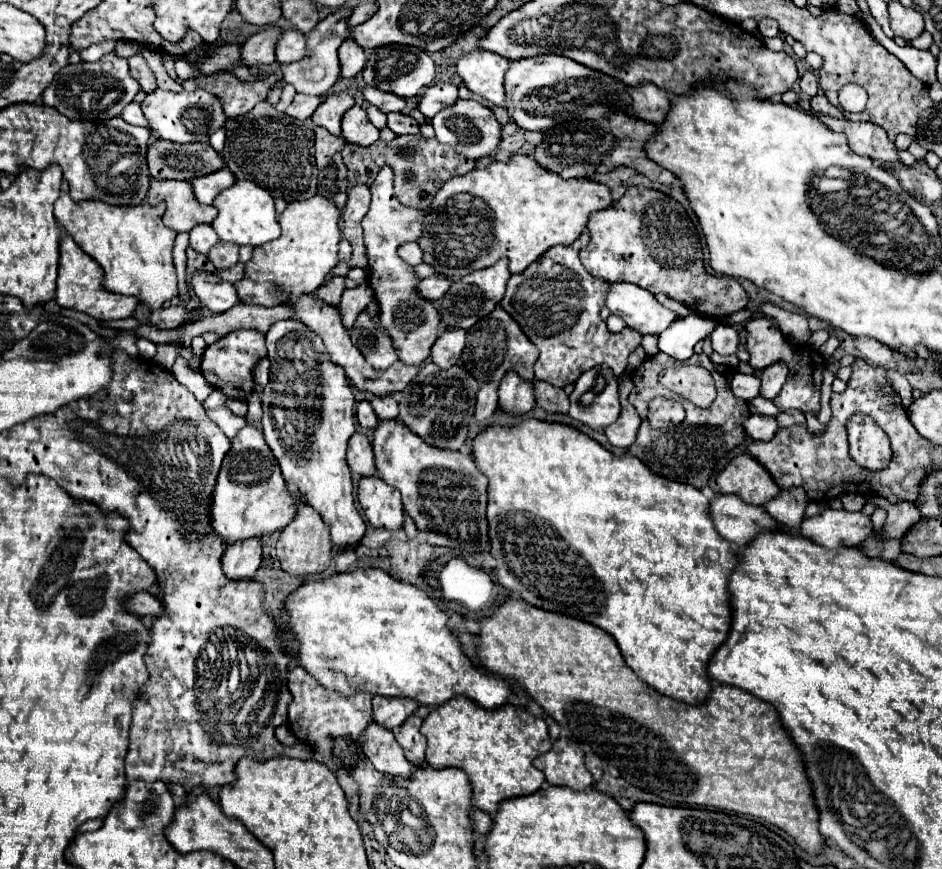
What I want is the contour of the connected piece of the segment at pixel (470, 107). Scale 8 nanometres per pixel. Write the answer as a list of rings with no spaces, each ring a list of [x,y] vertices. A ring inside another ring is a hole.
[[[458,98],[452,106],[440,110],[432,118],[432,126],[434,126],[436,138],[440,142],[454,146],[466,158],[486,158],[500,144],[500,128],[502,126],[496,122],[494,112],[484,108],[484,106],[480,106],[476,100]]]

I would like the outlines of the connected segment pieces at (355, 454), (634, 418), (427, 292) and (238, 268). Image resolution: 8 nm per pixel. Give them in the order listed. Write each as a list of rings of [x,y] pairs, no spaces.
[[[356,432],[348,442],[348,466],[356,478],[374,476],[376,464],[374,464],[374,452],[372,442],[364,432]]]
[[[624,380],[620,384],[620,418],[616,422],[612,422],[608,428],[604,428],[604,434],[608,438],[608,442],[616,448],[628,448],[634,440],[636,440],[636,432],[640,426],[640,416],[636,414],[636,410],[632,408],[632,404],[628,402],[628,394],[632,390],[632,382]]]
[[[430,276],[422,282],[418,282],[418,292],[420,296],[424,296],[424,300],[440,300],[442,294],[450,288],[450,280],[448,278],[442,278],[442,276]]]
[[[234,264],[232,268],[226,268],[224,272],[216,272],[222,280],[226,280],[226,282],[238,282],[238,280],[242,280],[244,278],[244,264]]]

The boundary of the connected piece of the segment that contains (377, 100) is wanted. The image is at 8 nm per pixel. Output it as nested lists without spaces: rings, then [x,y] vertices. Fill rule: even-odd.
[[[364,86],[362,88],[362,96],[364,100],[368,100],[372,106],[376,106],[378,110],[382,112],[402,112],[406,102],[394,94],[388,94],[388,92],[382,92],[378,88],[372,88],[372,86]]]

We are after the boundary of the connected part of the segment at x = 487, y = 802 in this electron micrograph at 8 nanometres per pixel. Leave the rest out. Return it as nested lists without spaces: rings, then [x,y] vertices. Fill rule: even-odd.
[[[456,696],[424,718],[422,734],[428,740],[426,762],[436,770],[460,768],[466,772],[474,788],[474,806],[490,816],[496,812],[500,800],[528,796],[544,784],[544,774],[532,766],[532,761],[552,748],[548,726],[542,718],[534,718],[512,704],[498,710],[484,710]]]

